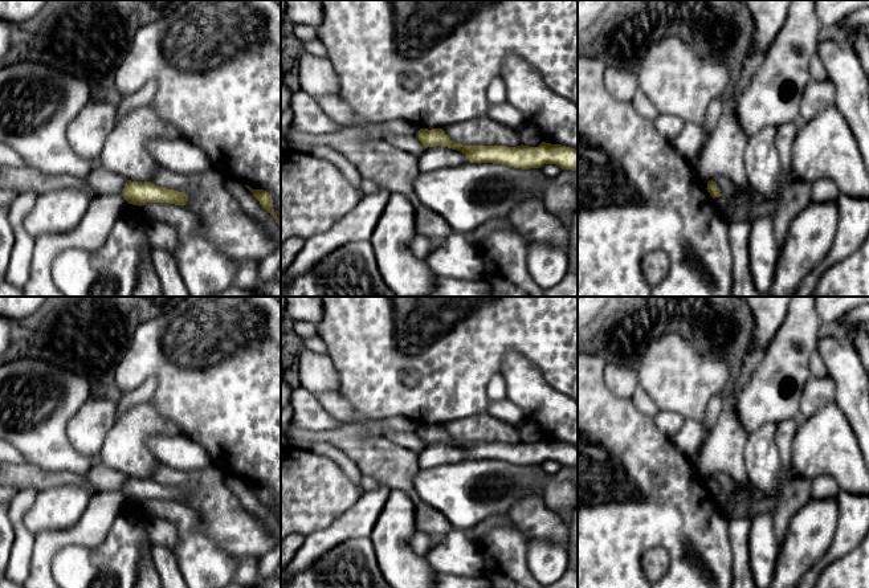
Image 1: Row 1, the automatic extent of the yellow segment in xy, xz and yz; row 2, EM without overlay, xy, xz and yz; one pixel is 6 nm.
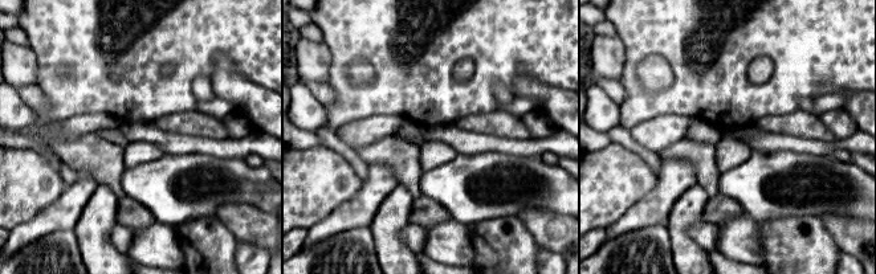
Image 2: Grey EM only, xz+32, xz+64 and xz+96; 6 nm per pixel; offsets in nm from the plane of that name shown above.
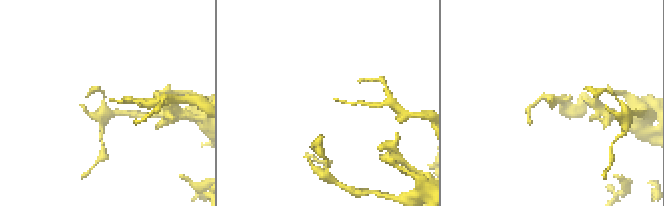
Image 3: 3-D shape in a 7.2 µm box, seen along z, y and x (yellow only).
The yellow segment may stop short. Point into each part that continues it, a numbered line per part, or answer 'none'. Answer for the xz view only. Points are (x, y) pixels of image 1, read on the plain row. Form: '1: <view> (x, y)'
none

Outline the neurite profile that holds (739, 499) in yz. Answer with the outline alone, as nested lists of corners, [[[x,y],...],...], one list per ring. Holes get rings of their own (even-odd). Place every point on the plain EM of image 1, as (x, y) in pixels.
[[[746,297],[754,315],[752,347],[743,359],[733,392],[723,400],[721,415],[706,437],[695,464],[701,477],[726,474],[733,479],[734,490],[729,494],[730,519],[748,518],[752,505],[743,462],[748,433],[737,415],[734,396],[751,380],[762,363],[768,344],[787,317],[792,298]]]

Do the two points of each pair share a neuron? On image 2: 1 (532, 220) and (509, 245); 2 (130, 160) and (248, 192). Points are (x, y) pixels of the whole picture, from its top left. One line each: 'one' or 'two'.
1: two
2: two

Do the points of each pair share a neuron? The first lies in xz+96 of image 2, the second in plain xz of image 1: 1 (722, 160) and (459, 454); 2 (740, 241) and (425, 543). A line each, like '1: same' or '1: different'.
1: same
2: different

